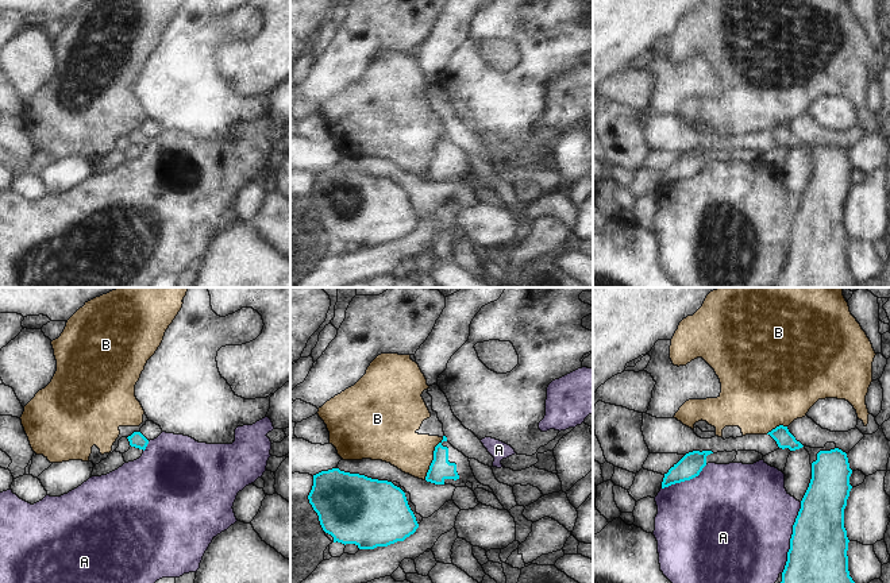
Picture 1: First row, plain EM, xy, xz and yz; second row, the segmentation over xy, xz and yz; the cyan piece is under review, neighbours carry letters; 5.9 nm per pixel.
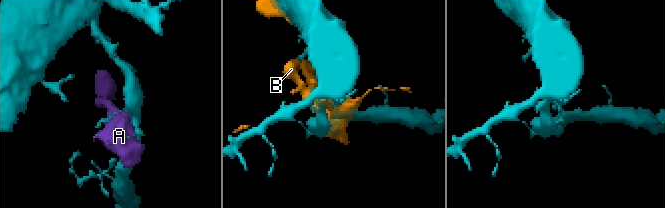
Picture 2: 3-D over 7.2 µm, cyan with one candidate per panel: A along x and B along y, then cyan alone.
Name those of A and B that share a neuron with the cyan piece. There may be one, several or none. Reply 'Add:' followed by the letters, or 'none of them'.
Add: none of them

